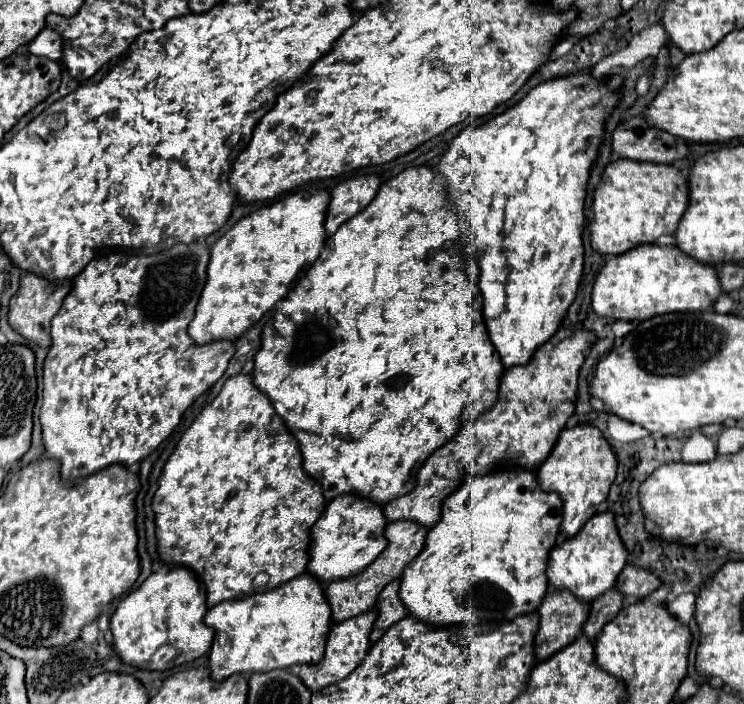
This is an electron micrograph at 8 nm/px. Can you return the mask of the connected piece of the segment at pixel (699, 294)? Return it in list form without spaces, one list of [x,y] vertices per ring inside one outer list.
[[[643,244],[637,246],[625,254],[613,256],[607,260],[607,264],[601,268],[601,272],[595,278],[593,292],[591,292],[591,308],[597,312],[597,316],[613,318],[613,320],[647,320],[659,314],[669,312],[703,312],[711,310],[715,298],[721,294],[717,270],[713,266],[701,264],[675,246],[657,246],[657,244]]]

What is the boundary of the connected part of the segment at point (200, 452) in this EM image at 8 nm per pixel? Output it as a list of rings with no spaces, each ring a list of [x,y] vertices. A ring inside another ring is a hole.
[[[239,374],[239,376],[233,376],[225,382],[219,396],[209,406],[203,408],[203,412],[195,418],[195,422],[185,430],[185,434],[177,442],[173,454],[169,456],[169,460],[165,462],[165,466],[161,470],[159,488],[151,500],[151,508],[155,512],[155,538],[157,538],[157,554],[159,554],[161,562],[189,568],[205,586],[207,608],[213,608],[225,600],[239,600],[239,598],[245,598],[245,596],[255,594],[255,592],[265,592],[265,590],[277,588],[277,586],[301,576],[305,572],[305,564],[307,564],[309,530],[315,524],[315,520],[321,516],[321,512],[325,510],[325,502],[323,502],[323,492],[321,492],[321,486],[317,484],[317,480],[313,480],[311,476],[307,476],[303,472],[301,452],[297,448],[297,442],[289,434],[289,430],[285,428],[281,418],[275,414],[271,400],[265,394],[261,394],[257,388],[253,388],[251,374]],[[261,572],[267,574],[269,580],[265,586],[255,586],[253,578]]]

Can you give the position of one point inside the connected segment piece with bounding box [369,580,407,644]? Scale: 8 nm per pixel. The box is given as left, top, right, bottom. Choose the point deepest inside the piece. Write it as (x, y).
(390, 609)

